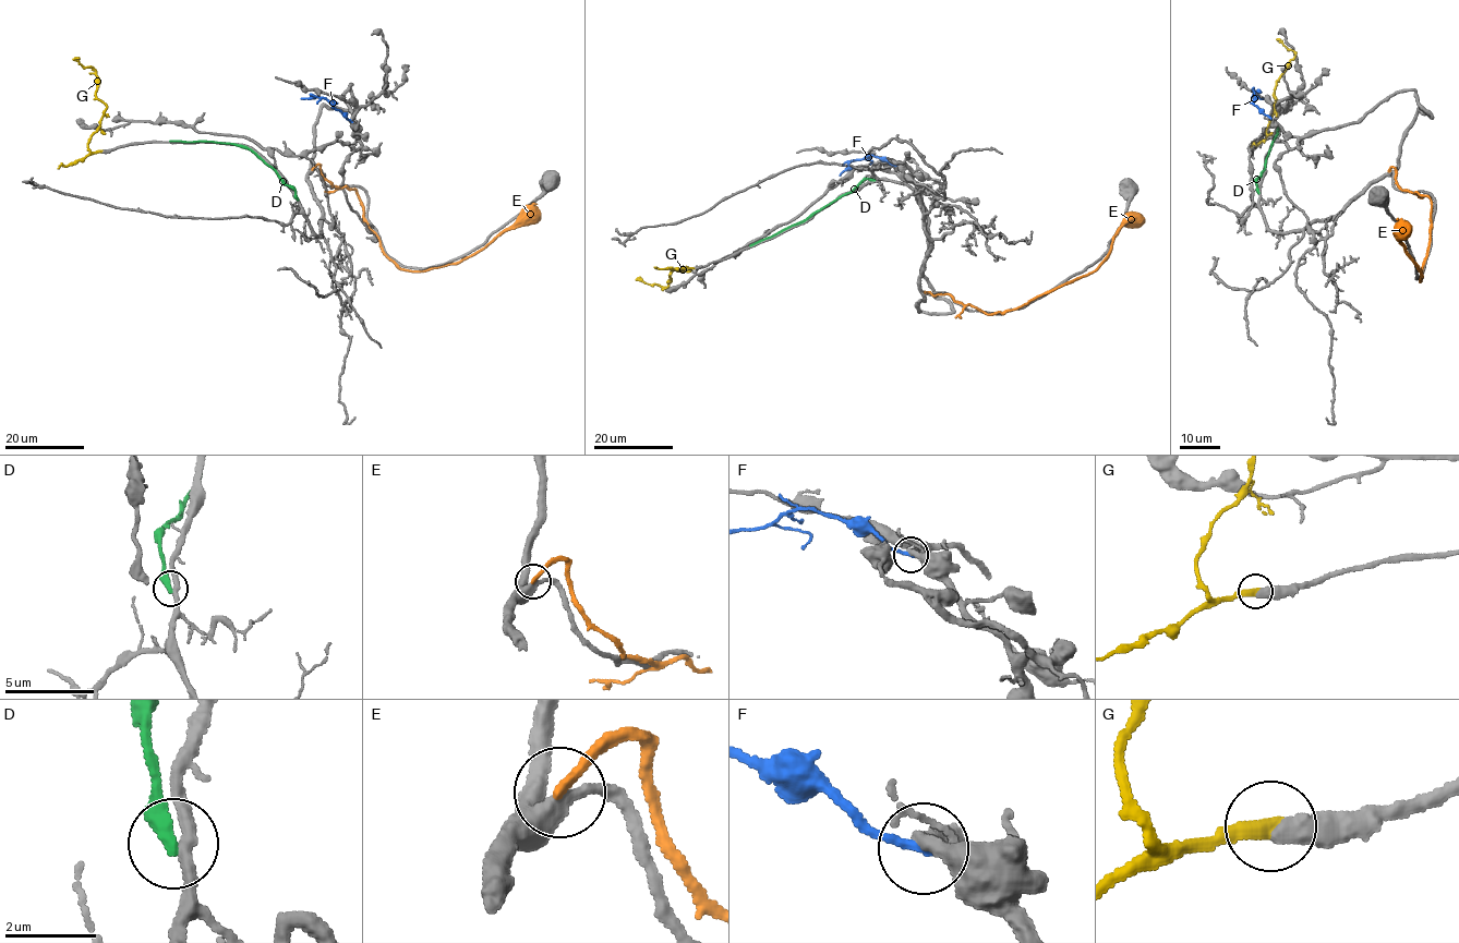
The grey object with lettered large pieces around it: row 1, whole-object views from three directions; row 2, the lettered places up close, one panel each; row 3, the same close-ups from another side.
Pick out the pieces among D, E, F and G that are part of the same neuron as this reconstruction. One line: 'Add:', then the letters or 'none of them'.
Add: G

